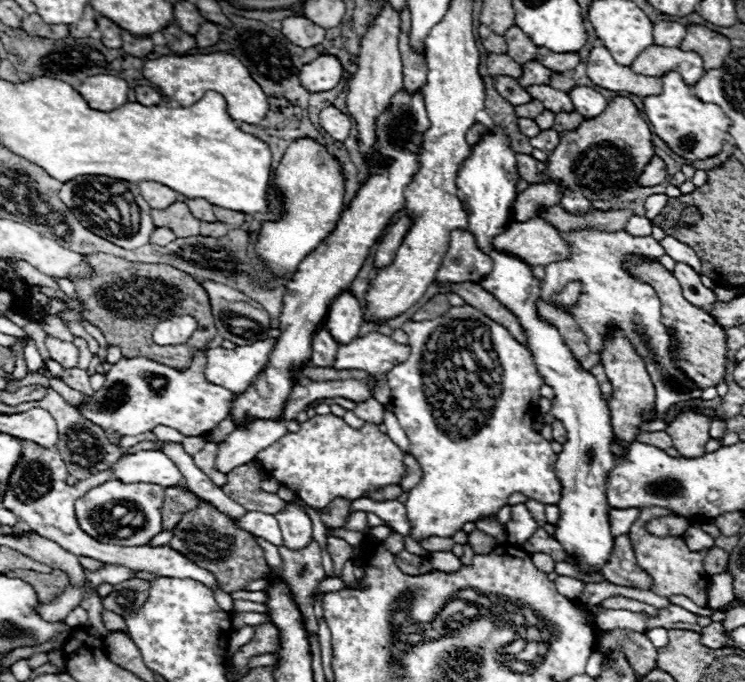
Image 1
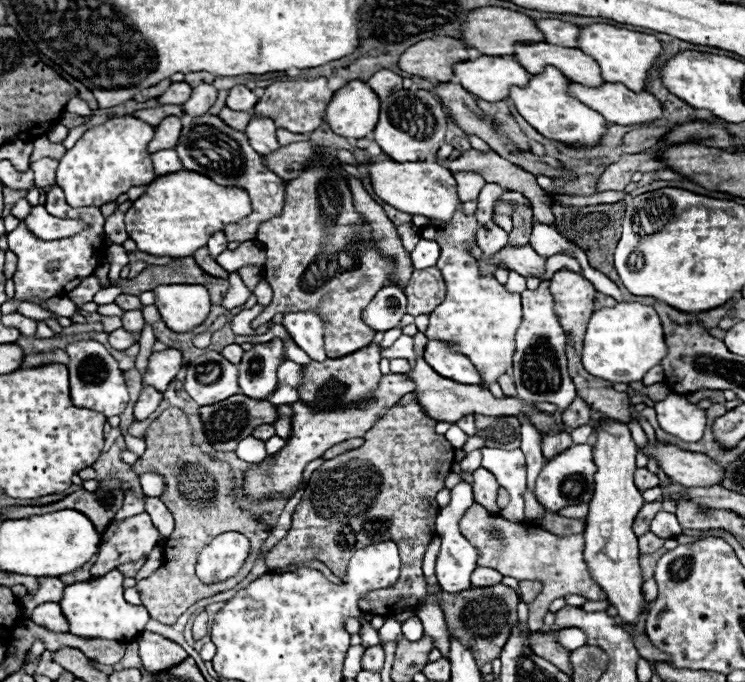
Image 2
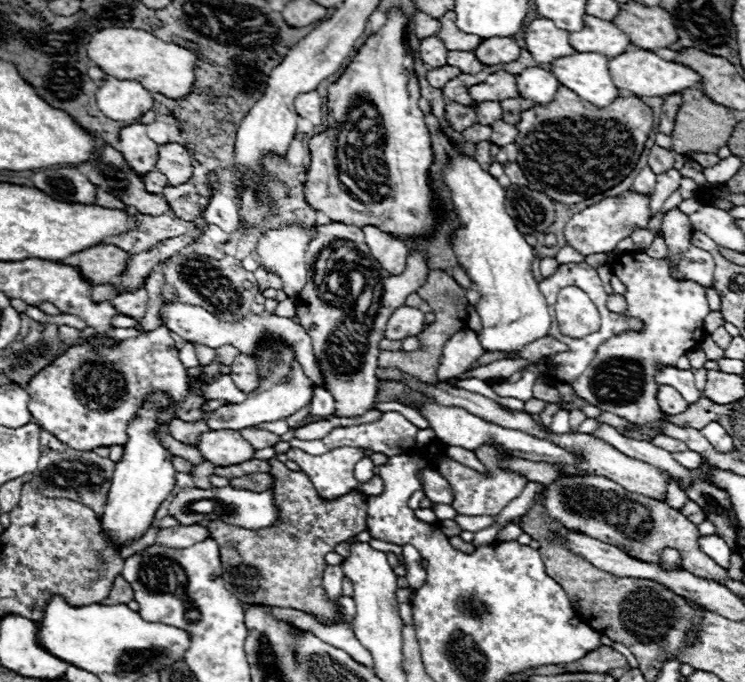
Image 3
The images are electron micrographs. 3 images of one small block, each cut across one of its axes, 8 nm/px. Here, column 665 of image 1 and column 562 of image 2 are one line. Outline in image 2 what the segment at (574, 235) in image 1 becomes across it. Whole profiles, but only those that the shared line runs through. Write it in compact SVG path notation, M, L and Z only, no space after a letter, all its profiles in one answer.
M550 280L540 282L536 290L522 292L524 318L516 332L514 354L514 384L518 396L526 402L552 402L558 406L554 418L562 422L562 412L576 398L576 388L568 374L566 362L566 332L554 312L554 298L550 294Z

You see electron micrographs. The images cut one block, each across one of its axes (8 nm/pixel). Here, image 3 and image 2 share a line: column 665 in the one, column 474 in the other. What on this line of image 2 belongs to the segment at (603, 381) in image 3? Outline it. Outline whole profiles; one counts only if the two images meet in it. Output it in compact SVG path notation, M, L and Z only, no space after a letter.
M460 206L452 224L430 220L430 224L420 230L422 238L430 238L440 244L442 262L436 266L446 282L446 298L430 312L430 326L424 334L430 340L448 340L456 344L456 348L466 354L480 372L482 388L488 388L492 382L498 382L498 378L512 366L516 348L514 336L522 322L522 306L520 294L506 292L506 288L492 274L480 276L478 262L468 252L468 244L476 238L476 228L476 218L464 216Z

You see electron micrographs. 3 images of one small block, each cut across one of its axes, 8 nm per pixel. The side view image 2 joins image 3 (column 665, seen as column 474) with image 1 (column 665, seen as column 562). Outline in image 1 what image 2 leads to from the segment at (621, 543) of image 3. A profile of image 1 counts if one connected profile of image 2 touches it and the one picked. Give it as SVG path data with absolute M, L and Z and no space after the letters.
M642 508L638 520L630 526L628 536L630 536L630 542L632 542L634 554L636 554L636 562L652 578L652 588L650 590L654 594L664 596L664 598L674 596L674 594L682 594L682 596L690 598L694 604L706 606L708 604L708 590L706 590L708 580L702 580L702 578L708 578L708 574L702 568L702 558L706 556L706 550L704 552L690 552L682 538L676 538L676 536L652 536L652 534L648 534L644 530L646 522L652 520L652 516L664 516L664 514L672 516L674 512L670 512L666 508Z

